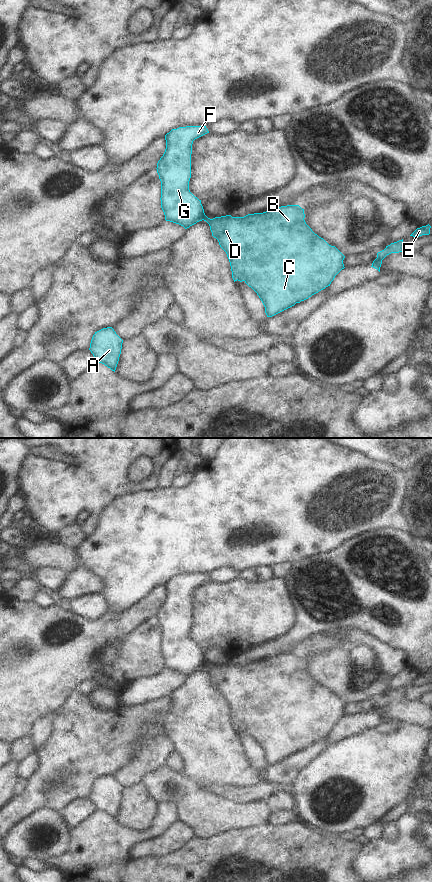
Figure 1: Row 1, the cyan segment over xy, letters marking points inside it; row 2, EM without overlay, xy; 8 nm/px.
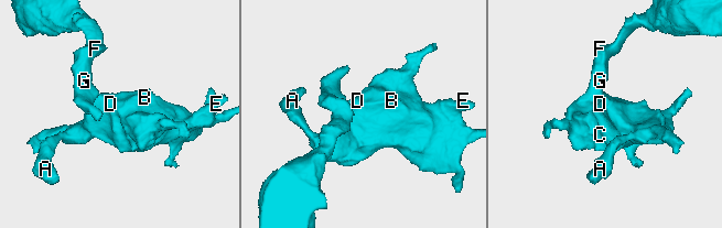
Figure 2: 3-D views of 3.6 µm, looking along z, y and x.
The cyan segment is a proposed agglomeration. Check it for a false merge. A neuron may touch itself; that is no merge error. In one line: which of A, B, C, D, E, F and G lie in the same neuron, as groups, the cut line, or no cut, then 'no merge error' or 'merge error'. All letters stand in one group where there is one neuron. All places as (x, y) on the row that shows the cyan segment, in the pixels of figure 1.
A B C D E / F G | xy (204, 214), (197, 221) | merge error

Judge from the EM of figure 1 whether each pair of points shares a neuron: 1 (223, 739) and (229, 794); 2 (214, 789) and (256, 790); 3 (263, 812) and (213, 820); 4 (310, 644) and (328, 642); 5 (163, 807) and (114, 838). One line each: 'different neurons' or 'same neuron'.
1: different neurons
2: same neuron
3: same neuron
4: same neuron
5: same neuron

